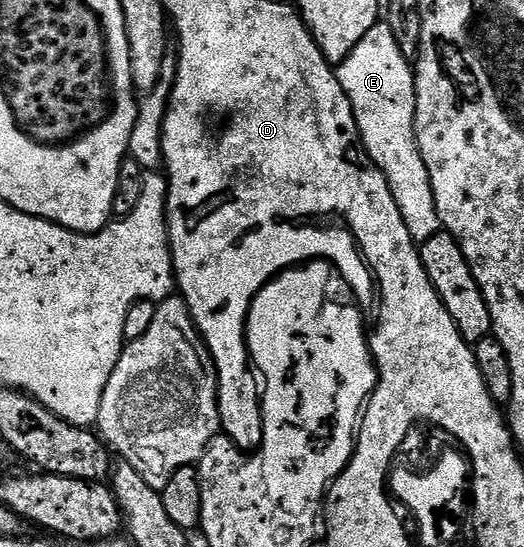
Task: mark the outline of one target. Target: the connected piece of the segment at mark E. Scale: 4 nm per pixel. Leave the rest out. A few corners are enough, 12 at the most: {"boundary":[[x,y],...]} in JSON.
{"boundary":[[378,23],[335,66],[413,241],[442,226],[416,74]]}

